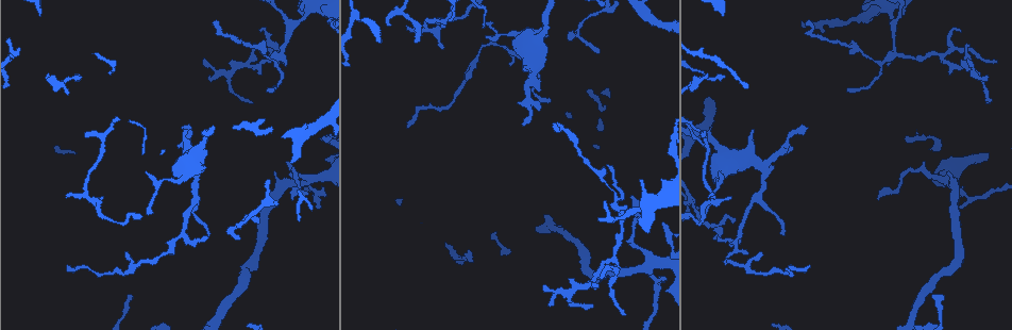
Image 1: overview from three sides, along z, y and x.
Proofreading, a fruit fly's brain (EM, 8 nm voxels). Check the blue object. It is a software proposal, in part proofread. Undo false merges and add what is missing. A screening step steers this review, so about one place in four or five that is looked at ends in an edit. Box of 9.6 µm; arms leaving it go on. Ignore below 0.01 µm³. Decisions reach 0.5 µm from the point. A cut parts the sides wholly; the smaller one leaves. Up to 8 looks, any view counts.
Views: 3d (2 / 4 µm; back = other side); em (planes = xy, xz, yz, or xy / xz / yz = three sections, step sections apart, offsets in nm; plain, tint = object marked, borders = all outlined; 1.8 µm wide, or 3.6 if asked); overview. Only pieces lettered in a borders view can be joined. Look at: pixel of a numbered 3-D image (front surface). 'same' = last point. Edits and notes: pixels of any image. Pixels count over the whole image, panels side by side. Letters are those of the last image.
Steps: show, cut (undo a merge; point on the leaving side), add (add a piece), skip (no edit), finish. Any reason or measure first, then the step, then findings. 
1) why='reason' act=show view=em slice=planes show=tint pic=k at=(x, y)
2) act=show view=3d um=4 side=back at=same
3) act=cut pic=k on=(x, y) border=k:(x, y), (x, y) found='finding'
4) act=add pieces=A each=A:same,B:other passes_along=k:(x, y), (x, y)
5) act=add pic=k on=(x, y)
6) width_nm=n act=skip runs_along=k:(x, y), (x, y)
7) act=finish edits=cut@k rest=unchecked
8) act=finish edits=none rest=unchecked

why='free end' act=show view=3d um=4 pic=1 at=(240, 239)

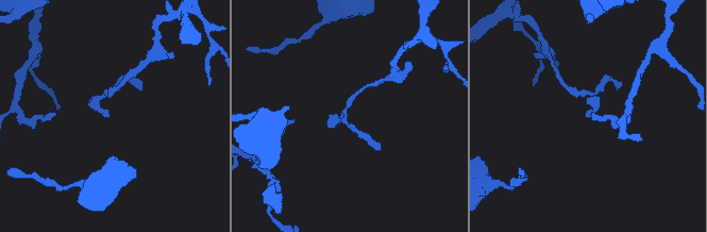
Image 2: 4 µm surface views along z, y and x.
act=show view=em slice=planes show=borders pic=2 at=(108, 116)

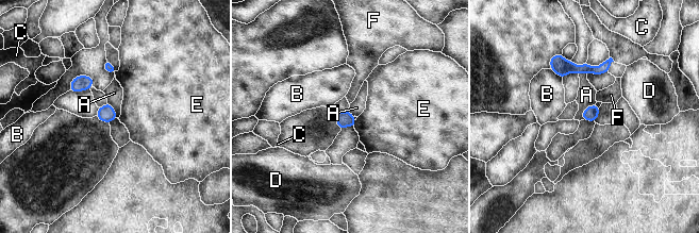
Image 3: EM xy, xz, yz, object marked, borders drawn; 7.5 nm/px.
act=cut pic=3 on=(586, 68) each=A:other,B:other,C:other,D:other,E:other,F:other border=3:(568, 62), (571, 71) found='a second cell is stuck on'

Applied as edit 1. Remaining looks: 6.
why='two arms in line, one across' act=show view=em slice=xz step=4 show=borders pic=1 at=(938, 54)

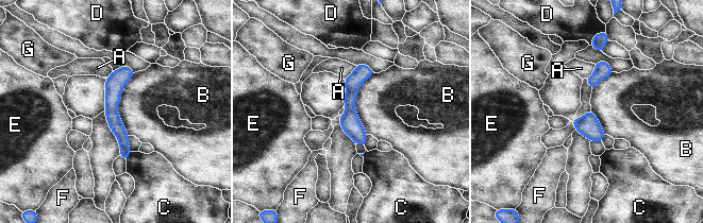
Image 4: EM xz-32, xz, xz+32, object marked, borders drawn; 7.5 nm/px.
act=show view=em slice=yz step=8 show=borders at=same

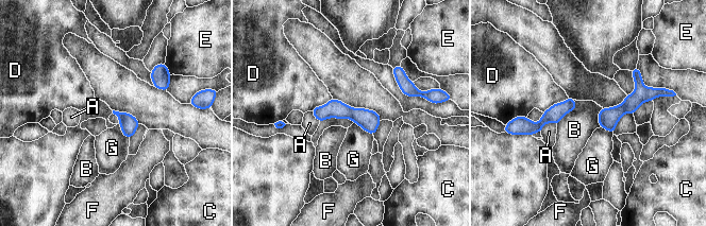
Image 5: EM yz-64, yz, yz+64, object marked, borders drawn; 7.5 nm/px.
longest_contact=B:240nm act=skip each=A:other,B:other,C:other,D:other,E:other,F:other,G:other runs_along=5:(315, 111), (347, 111), (377, 119) found='continuous, no second cell'

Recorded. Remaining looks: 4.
act=finish edits=cut@3 rest=unchecked

